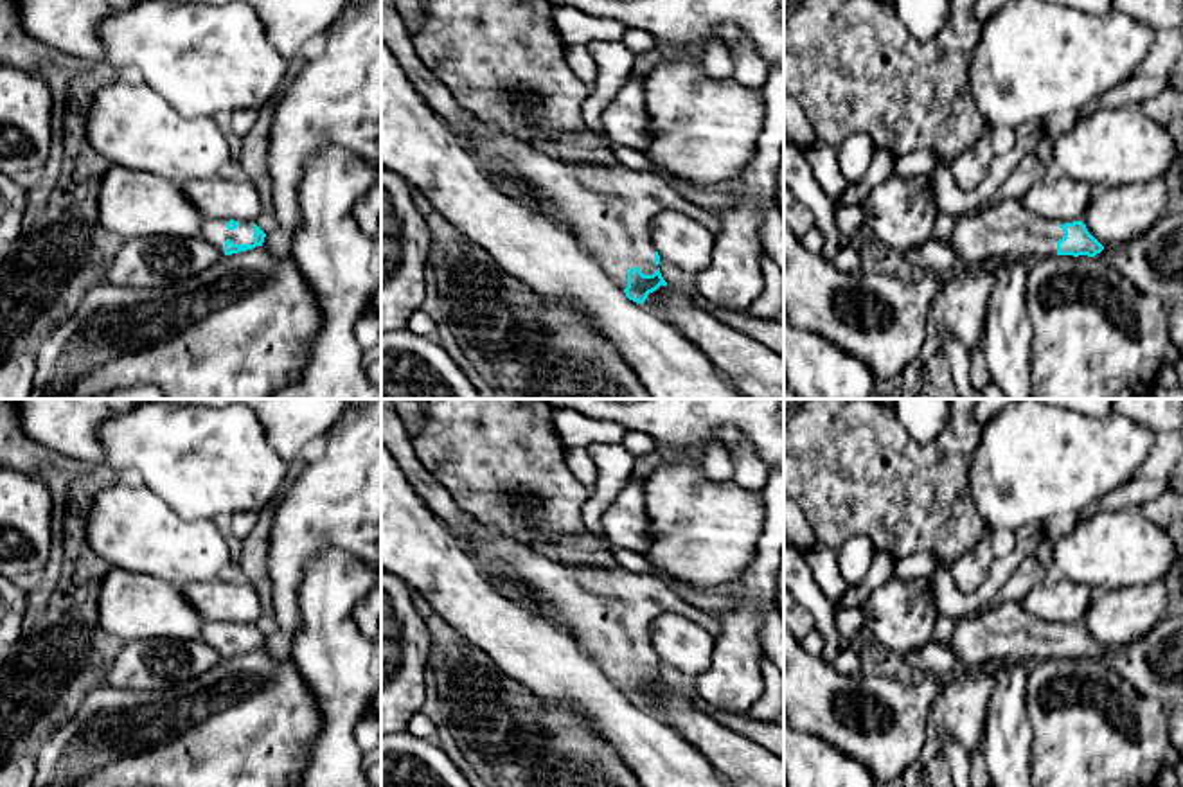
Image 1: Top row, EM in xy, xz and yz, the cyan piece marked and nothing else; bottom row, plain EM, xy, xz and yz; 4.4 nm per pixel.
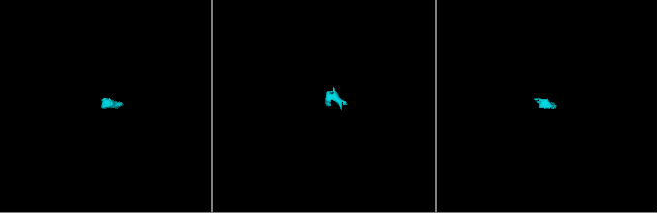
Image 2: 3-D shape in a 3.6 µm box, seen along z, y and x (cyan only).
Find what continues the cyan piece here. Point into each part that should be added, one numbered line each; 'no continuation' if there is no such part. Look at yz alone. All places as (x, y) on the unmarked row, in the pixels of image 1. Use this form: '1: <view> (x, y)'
1: yz (1005, 631)

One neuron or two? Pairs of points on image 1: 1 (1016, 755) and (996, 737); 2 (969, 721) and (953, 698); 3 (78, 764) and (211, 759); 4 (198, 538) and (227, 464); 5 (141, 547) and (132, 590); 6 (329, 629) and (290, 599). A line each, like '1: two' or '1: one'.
1: one
2: one
3: one
4: two
5: two
6: two

